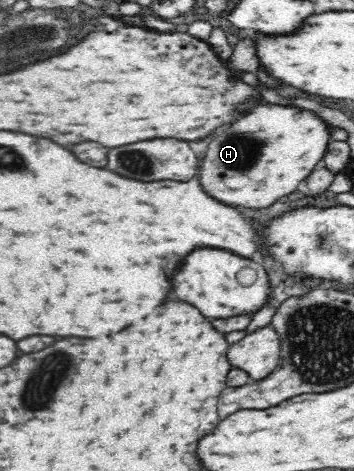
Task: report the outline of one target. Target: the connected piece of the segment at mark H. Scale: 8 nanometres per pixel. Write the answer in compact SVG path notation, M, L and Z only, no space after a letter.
M254 106L228 126L220 126L208 142L200 166L200 184L216 200L244 208L266 208L297 190L326 154L337 127L312 110L294 106Z

